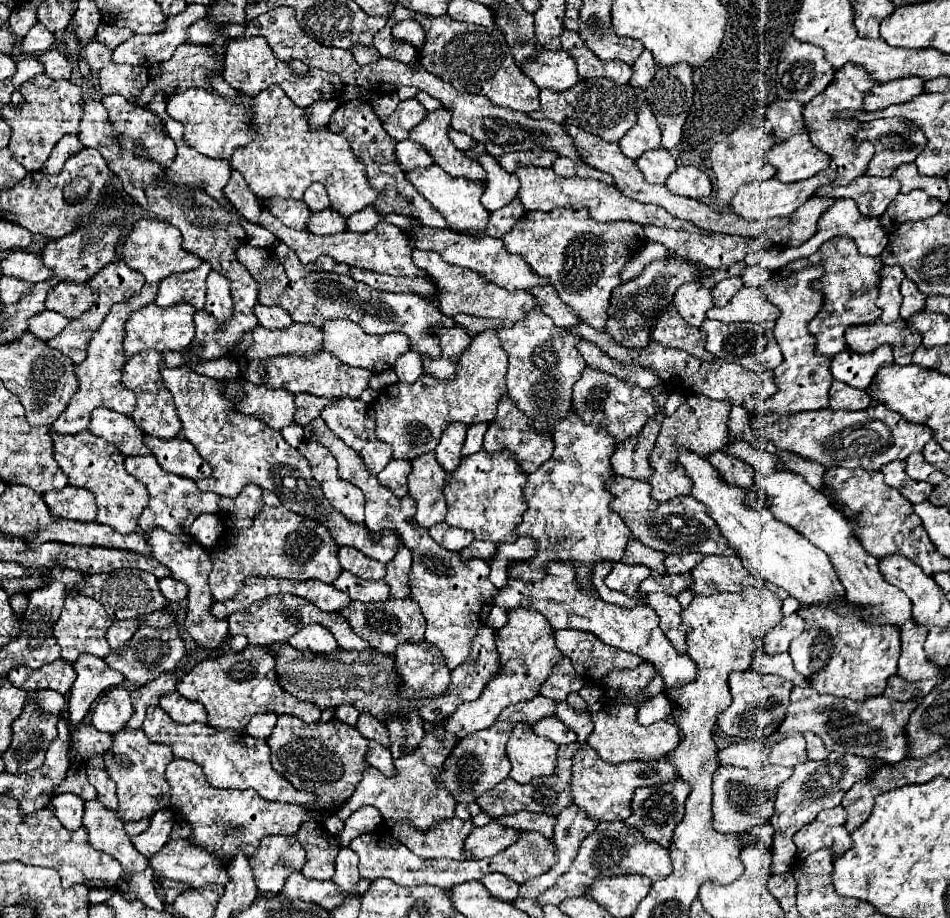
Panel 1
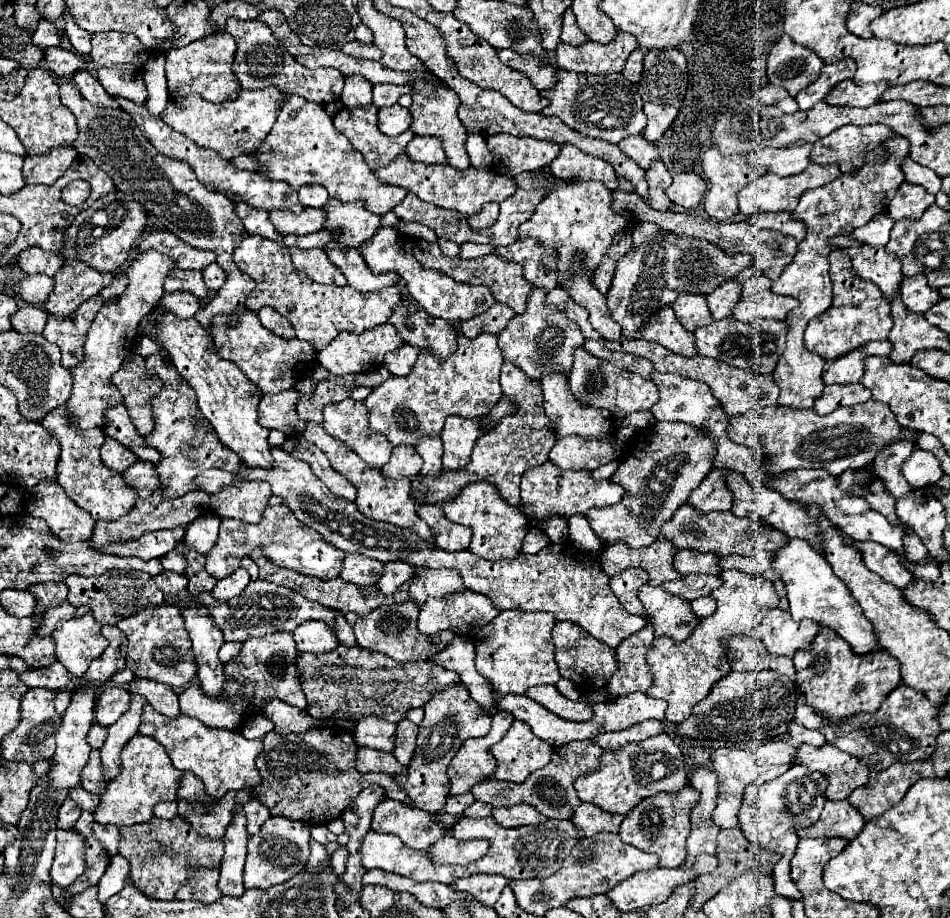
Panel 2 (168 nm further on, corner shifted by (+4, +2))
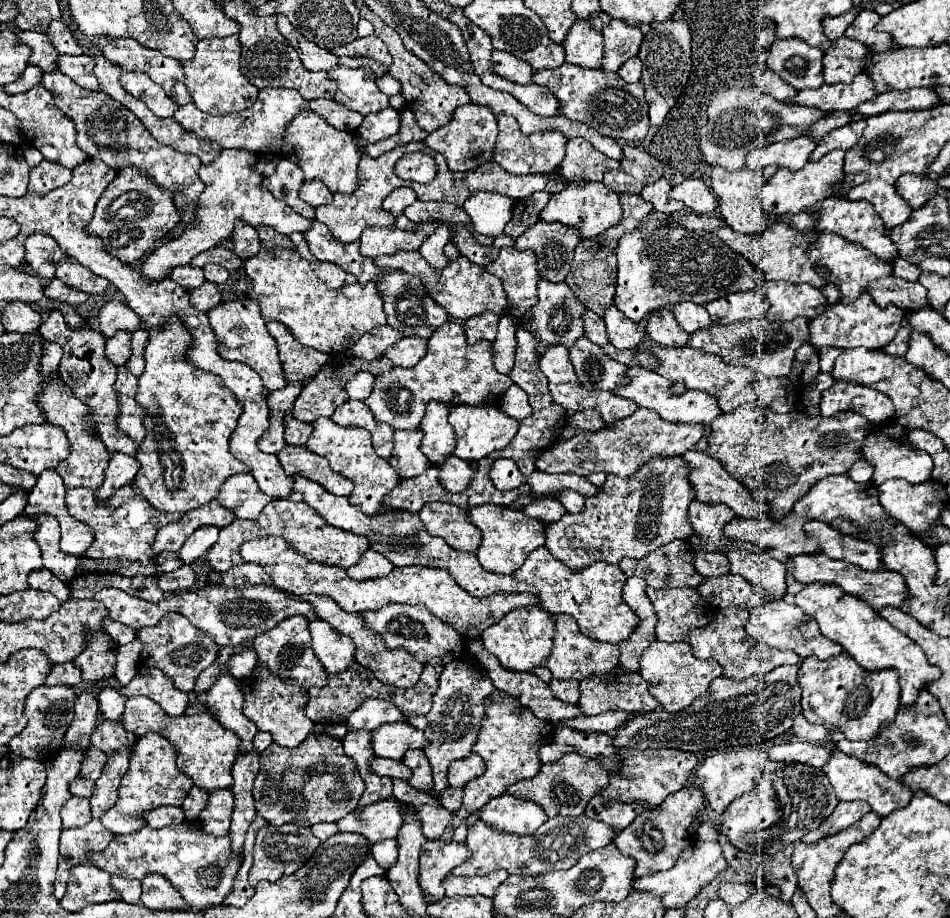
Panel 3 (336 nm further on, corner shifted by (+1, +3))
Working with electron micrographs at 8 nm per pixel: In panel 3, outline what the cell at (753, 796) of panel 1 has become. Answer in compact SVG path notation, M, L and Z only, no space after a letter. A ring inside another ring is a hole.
M745 748L739 752L719 752L715 756L705 758L697 766L695 778L705 794L709 808L715 814L723 814L723 810L725 810L725 806L729 806L729 802L733 802L737 796L749 792L755 786L757 776L761 774L765 762L767 762L767 750L759 750L759 748Z

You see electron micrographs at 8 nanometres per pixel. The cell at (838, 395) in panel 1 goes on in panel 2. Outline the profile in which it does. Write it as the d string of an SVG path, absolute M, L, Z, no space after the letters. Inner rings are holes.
M860 383L826 385L818 403L814 403L814 411L818 411L818 415L826 415L836 411L838 407L852 407L858 403L866 403L870 397L872 397L870 391Z

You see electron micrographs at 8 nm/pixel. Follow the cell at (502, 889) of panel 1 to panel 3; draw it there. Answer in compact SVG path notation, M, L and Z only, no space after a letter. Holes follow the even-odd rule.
M495 870L485 876L447 876L443 880L445 894L449 898L463 898L463 896L493 896L497 886L507 880L505 870Z

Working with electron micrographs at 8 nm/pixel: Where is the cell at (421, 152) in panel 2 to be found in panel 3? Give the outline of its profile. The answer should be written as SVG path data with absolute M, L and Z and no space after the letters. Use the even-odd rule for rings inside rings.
M465 104L465 106L459 106L455 110L455 116L451 118L449 124L445 124L443 128L433 130L425 138L425 144L431 146L431 150L443 154L445 160L447 160L447 166L451 170L469 172L469 170L475 170L477 166L485 164L493 158L495 138L497 138L497 126L495 126L495 116L489 110L489 106Z

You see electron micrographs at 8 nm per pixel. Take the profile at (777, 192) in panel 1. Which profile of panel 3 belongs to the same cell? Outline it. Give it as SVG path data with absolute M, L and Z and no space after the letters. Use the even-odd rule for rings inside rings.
M833 150L825 154L817 162L807 162L801 170L787 170L779 168L773 178L767 180L761 192L761 204L763 210L769 214L769 220L775 222L777 216L781 214L797 214L807 208L811 208L815 202L825 200L829 196L837 194L837 186L841 186L845 174L843 174L843 160L845 160L845 150Z

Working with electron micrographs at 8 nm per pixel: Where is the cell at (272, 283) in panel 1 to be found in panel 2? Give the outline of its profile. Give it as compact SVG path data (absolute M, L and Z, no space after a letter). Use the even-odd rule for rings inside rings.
M248 235L240 243L240 247L234 251L234 261L246 275L256 281L256 289L246 299L248 309L258 311L264 305L274 307L294 325L296 337L314 343L318 351L326 347L342 329L352 333L364 333L376 325L388 323L390 315L394 313L392 309L406 301L398 285L374 293L360 293L350 285L322 285L304 275L298 275L292 267L288 249L276 241L258 235Z

